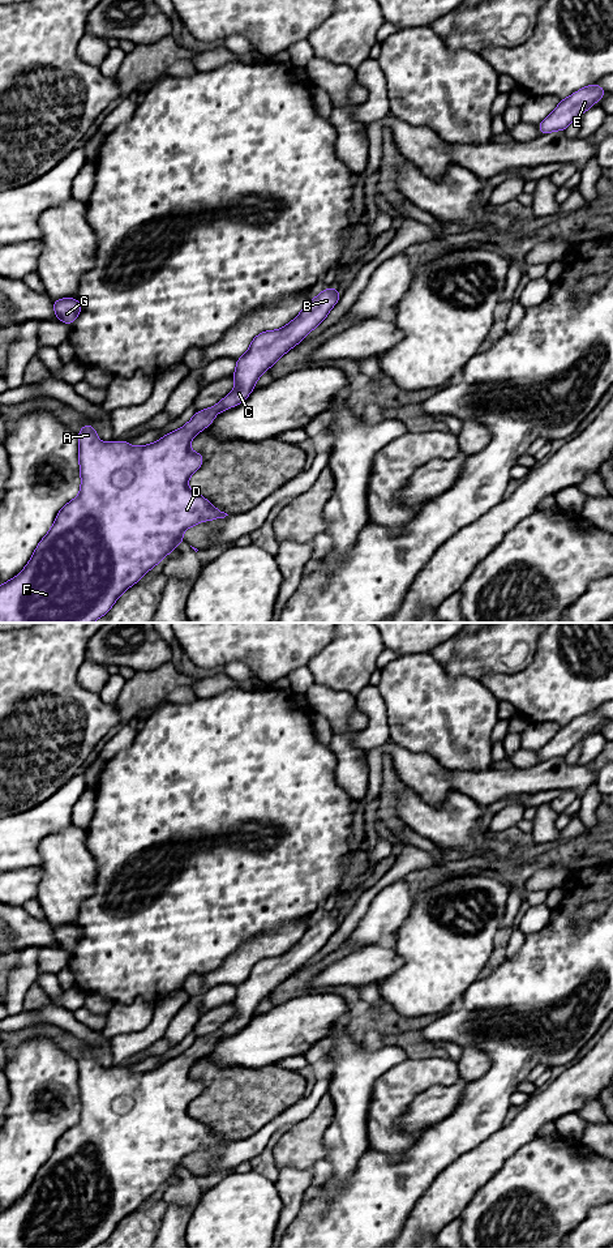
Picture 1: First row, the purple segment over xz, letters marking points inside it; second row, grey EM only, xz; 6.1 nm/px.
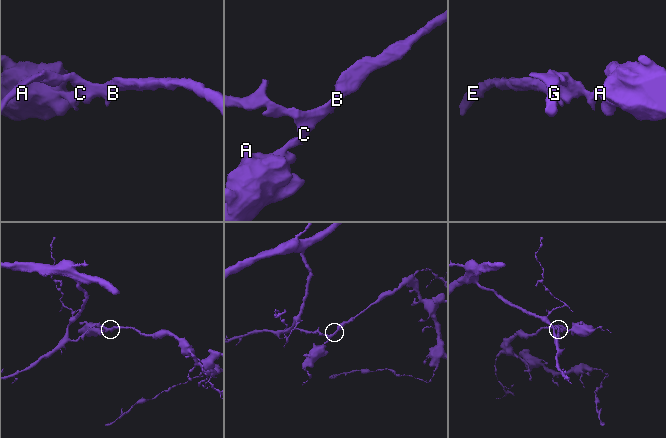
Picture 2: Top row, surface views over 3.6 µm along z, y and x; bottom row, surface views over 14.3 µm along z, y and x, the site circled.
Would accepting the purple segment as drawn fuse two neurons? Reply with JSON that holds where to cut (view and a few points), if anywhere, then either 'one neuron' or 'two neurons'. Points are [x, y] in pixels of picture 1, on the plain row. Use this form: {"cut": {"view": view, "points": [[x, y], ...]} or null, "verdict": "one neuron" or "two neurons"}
{"cut": null, "verdict": "one neuron"}

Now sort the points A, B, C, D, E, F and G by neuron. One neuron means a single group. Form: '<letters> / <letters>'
A B C D E F G

